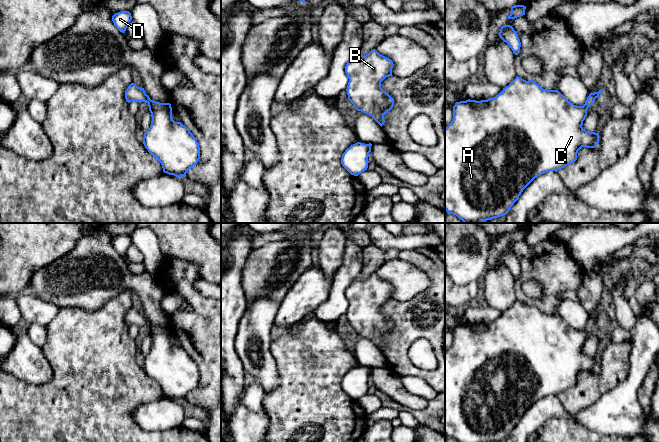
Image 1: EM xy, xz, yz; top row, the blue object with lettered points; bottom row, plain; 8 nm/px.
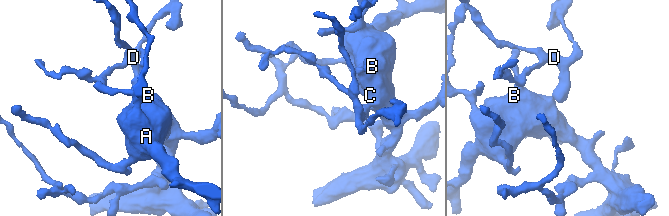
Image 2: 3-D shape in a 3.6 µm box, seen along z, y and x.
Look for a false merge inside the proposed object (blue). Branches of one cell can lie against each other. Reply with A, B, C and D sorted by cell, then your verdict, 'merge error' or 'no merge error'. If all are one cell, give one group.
groups A B C D; no merge error

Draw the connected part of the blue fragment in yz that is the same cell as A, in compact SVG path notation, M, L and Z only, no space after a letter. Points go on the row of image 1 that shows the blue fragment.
M518 76L493 98L487 100L466 100L456 102L453 106L453 119L445 128L445 210L456 215L464 223L483 223L484 221L506 215L518 200L523 190L538 176L555 171L572 164L577 160L577 153L582 147L595 148L599 143L599 134L586 131L582 125L587 116L588 108L603 90L590 93L583 106L577 106L568 101L558 90L546 90L533 80L526 81Z

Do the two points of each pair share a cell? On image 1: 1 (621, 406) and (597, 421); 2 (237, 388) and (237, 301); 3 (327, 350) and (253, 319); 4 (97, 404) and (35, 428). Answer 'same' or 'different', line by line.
1: same
2: same
3: different
4: same

